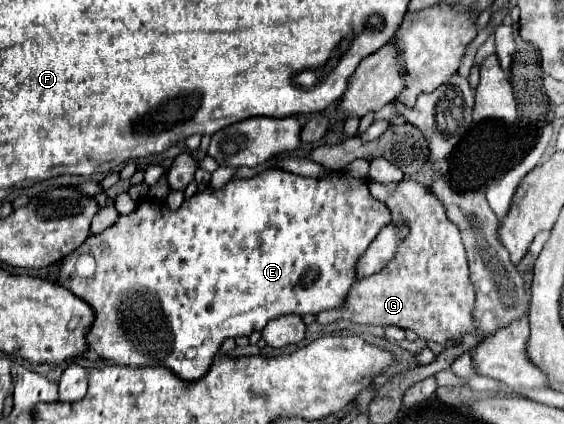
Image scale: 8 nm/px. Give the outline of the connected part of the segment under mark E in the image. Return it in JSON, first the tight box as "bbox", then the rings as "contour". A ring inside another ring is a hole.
{"bbox":[57,168,391,382],"contour":[[[271,168],[265,172],[259,172],[251,178],[233,178],[229,180],[223,188],[213,190],[205,188],[203,192],[197,192],[193,198],[185,200],[181,208],[169,210],[165,202],[159,200],[141,200],[135,210],[127,216],[119,216],[113,226],[105,228],[101,234],[89,236],[77,250],[67,254],[61,264],[59,264],[59,276],[57,284],[65,286],[71,290],[77,298],[87,302],[93,312],[95,320],[89,326],[87,332],[87,346],[97,352],[101,360],[113,362],[117,366],[163,366],[169,368],[175,376],[179,376],[185,382],[195,382],[207,374],[207,370],[213,364],[215,354],[219,352],[221,344],[227,338],[237,338],[237,336],[251,336],[255,330],[263,330],[265,324],[277,316],[283,314],[319,314],[323,310],[339,308],[345,302],[345,292],[357,282],[355,278],[355,262],[361,252],[375,240],[375,236],[385,228],[385,224],[391,222],[389,208],[381,204],[377,198],[371,196],[367,180],[345,176],[345,172],[333,172],[333,176],[327,178],[307,178],[307,176],[297,176],[287,170]],[[81,258],[91,258],[93,266],[91,268],[79,268],[77,262]]]}

